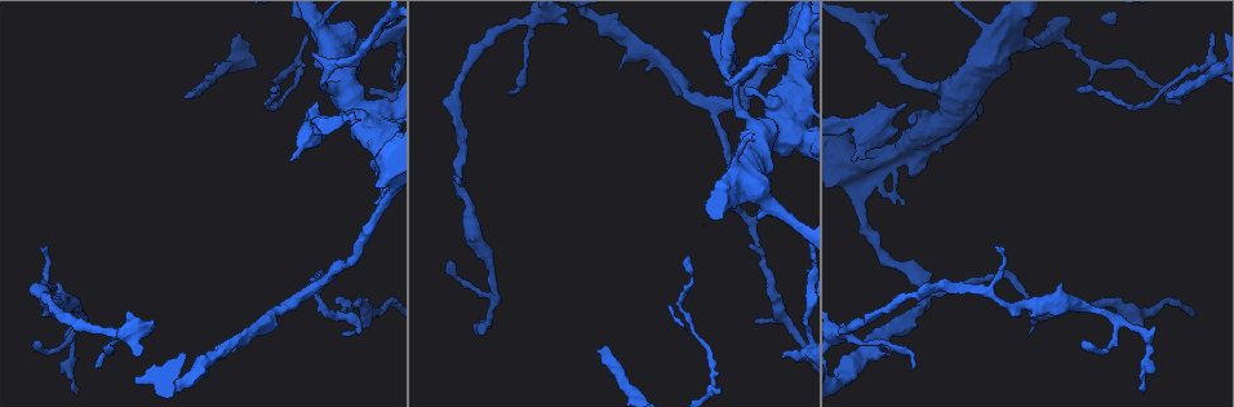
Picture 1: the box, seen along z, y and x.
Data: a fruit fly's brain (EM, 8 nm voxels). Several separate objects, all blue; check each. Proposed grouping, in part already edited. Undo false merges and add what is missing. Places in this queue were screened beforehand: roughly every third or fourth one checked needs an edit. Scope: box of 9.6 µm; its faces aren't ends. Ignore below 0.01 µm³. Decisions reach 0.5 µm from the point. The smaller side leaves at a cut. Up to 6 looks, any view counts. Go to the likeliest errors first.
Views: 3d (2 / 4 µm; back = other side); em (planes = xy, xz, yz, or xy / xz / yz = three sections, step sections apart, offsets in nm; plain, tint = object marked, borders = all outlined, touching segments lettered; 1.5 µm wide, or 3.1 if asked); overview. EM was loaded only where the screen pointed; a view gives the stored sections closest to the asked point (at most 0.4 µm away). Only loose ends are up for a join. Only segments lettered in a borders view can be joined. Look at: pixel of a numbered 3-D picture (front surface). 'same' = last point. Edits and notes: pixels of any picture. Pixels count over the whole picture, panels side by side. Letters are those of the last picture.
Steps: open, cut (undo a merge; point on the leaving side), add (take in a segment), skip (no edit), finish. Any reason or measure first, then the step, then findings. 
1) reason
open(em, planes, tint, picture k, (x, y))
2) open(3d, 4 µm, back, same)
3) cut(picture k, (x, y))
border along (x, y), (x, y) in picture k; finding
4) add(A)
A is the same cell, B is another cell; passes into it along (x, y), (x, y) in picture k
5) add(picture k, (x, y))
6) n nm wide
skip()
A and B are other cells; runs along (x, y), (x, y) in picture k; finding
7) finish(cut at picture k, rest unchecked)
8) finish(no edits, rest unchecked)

end of a long branch
open(em, planes, plain, picture 1, (370, 91))

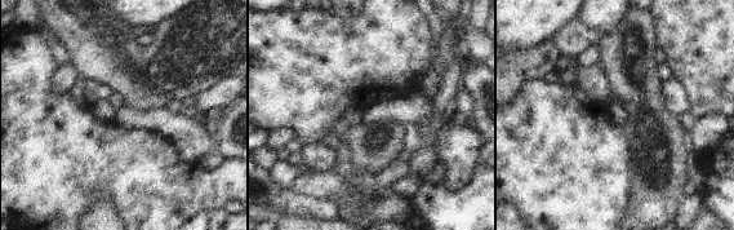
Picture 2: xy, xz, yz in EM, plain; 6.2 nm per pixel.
see the neighbours
open(em, planes, borders, same)

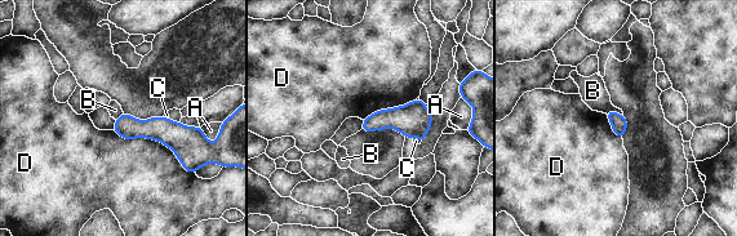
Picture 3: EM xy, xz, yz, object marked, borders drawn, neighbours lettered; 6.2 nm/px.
D touches over 600 nm
skip()
A, B, C and D are other cells; none of them fits

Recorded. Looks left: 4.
free end
open(em, xy, step 4, tint, picture 1, (902, 54))

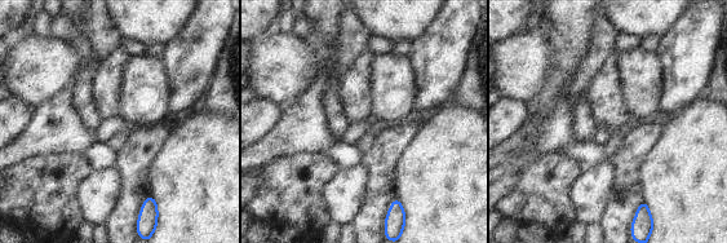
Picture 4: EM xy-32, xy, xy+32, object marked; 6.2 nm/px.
open(em, xz, step 8, borders, same)

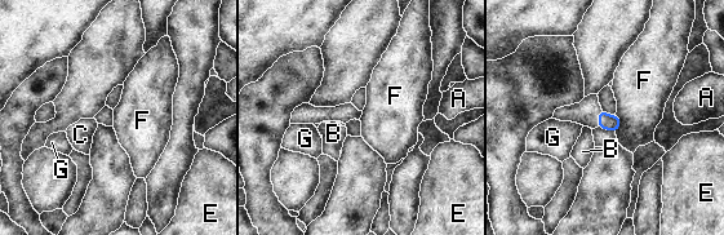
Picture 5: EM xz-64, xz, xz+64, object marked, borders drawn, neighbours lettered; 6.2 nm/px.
skip()
A, B, C, E, F and G are other cells; no lettered segment goes on from it

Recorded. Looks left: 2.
finish(no edits, rest unchecked)

